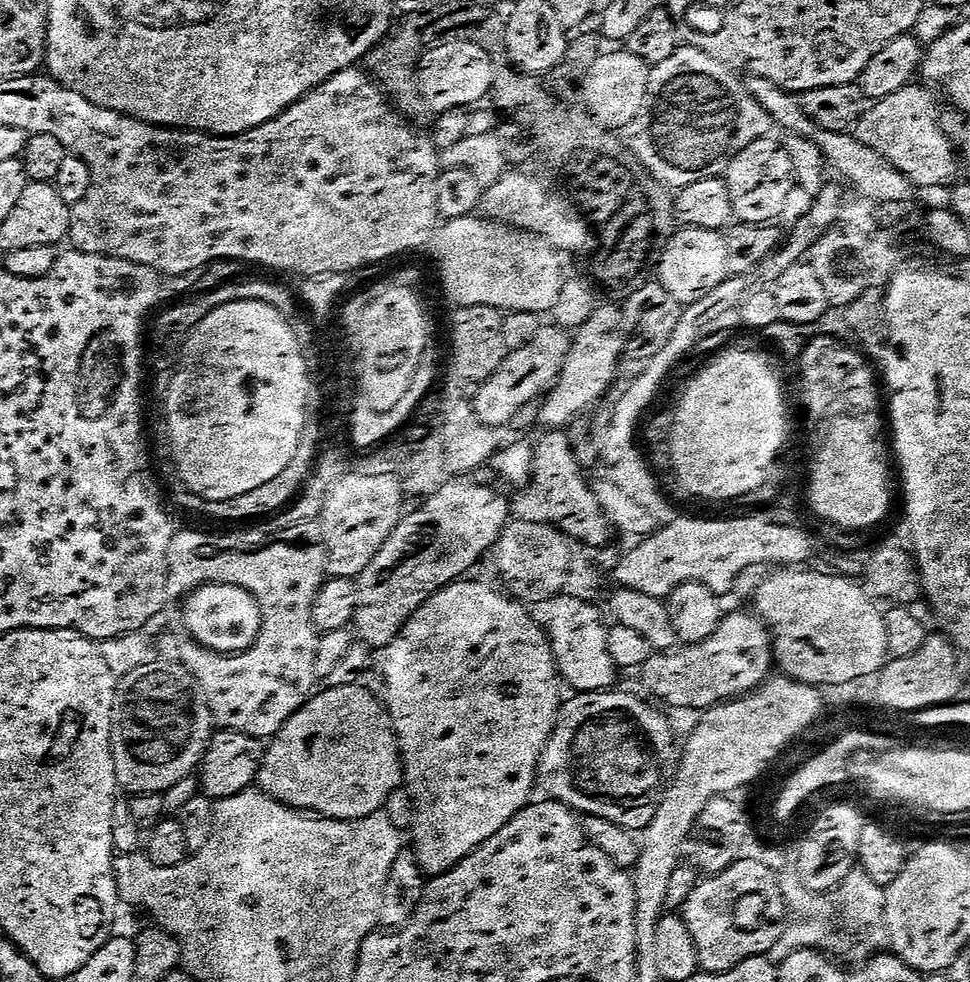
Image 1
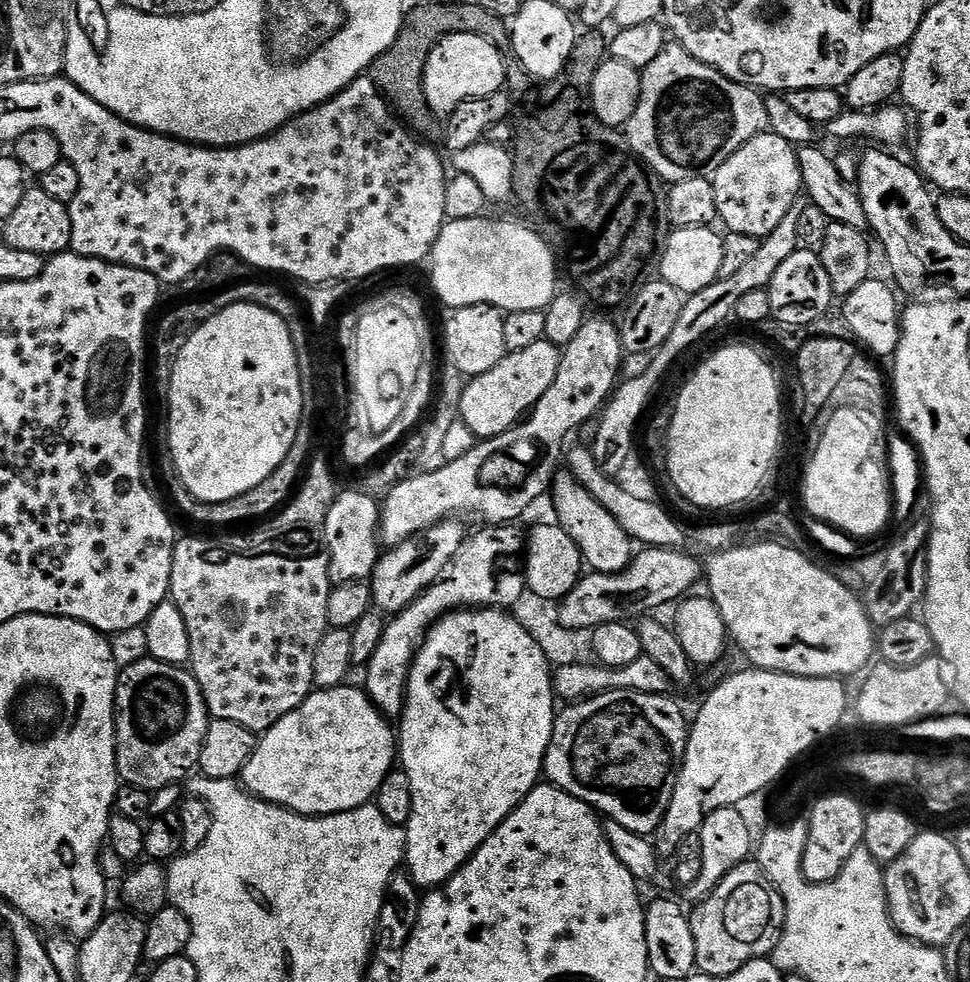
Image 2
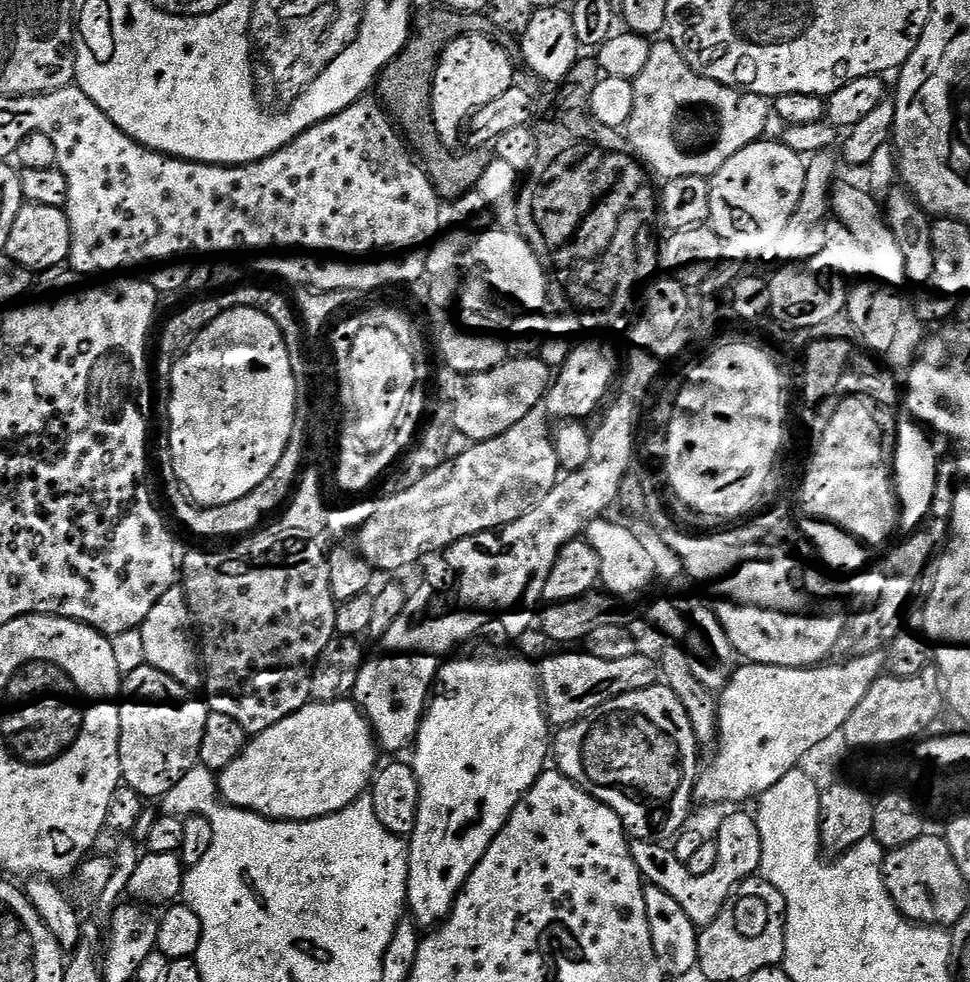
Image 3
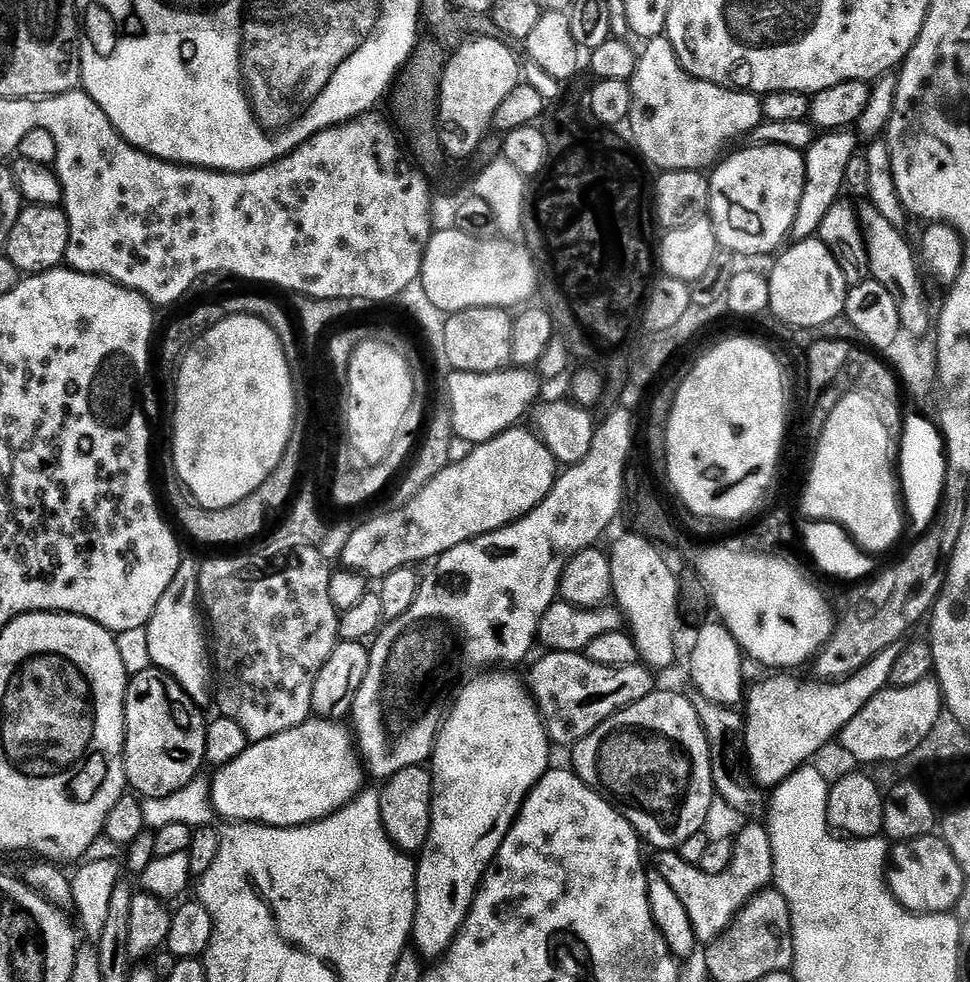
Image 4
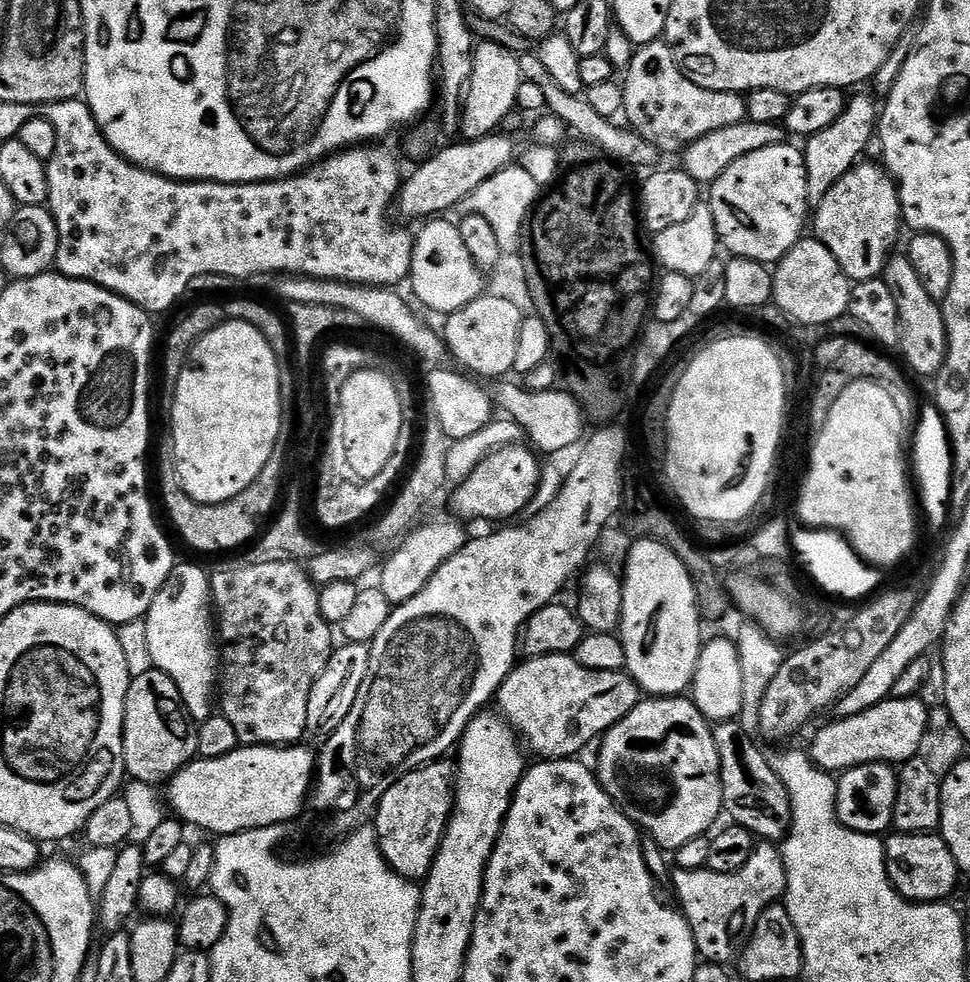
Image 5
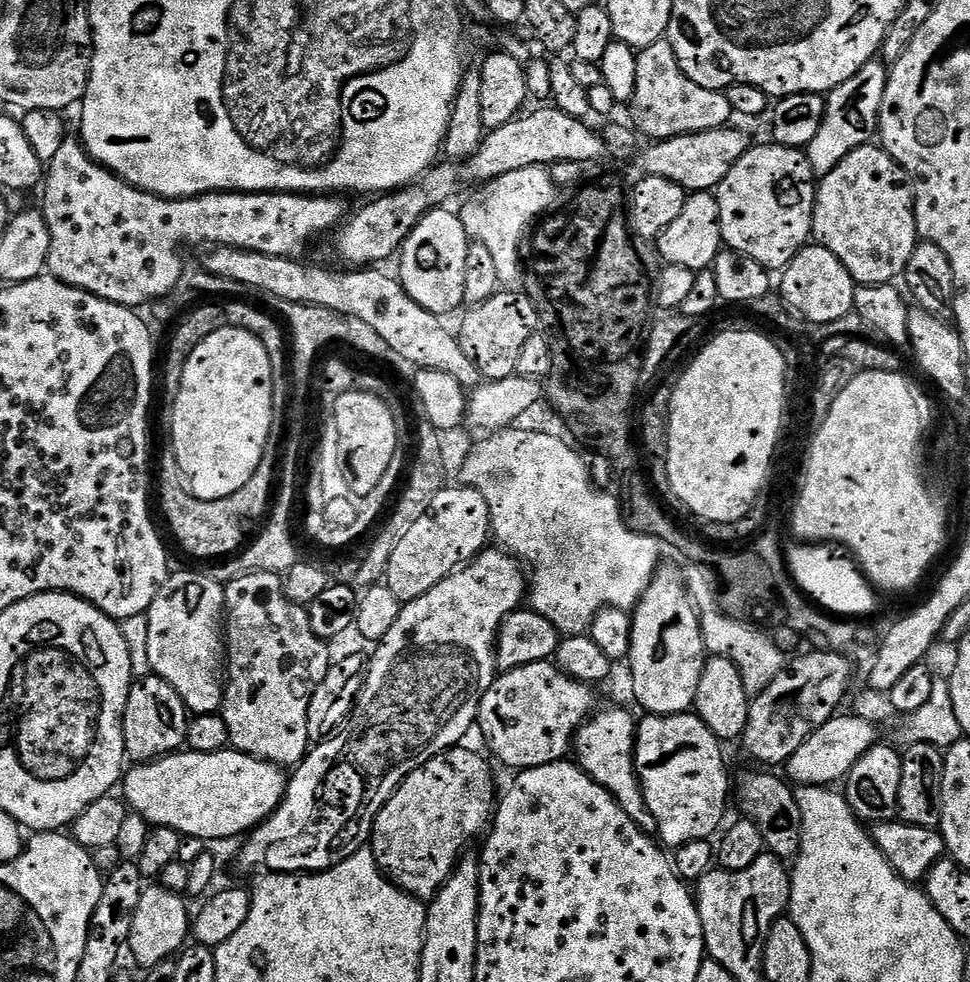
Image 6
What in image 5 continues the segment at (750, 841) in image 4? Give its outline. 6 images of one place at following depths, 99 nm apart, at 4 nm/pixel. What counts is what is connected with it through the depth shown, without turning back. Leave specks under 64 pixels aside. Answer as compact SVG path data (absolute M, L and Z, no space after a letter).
M757 843L750 854L750 862L734 874L718 874L708 871L705 876L688 876L685 868L676 868L672 873L671 887L676 887L678 907L692 927L696 951L705 961L731 965L738 956L736 940L751 936L758 918L769 904L784 899L786 890L786 866L783 851L775 843Z

